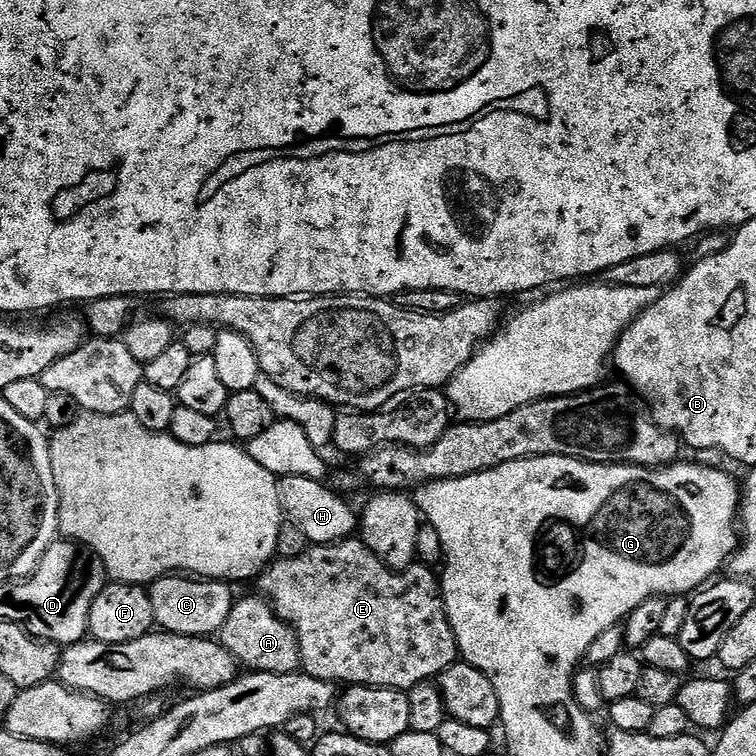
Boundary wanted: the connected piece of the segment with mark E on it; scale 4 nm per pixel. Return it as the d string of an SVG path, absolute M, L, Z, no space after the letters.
M360 538L341 540L338 544L318 544L309 547L308 551L298 557L277 559L275 563L264 569L258 577L259 595L267 600L282 619L292 625L300 647L300 666L306 676L313 676L337 686L359 686L362 688L393 688L399 692L407 692L409 688L419 684L435 681L452 664L457 663L458 649L454 630L448 621L444 593L440 591L441 577L436 576L420 562L412 564L404 571L389 571Z

